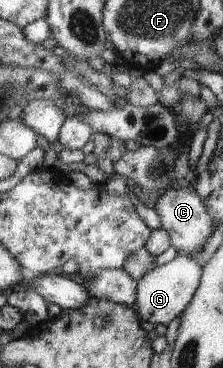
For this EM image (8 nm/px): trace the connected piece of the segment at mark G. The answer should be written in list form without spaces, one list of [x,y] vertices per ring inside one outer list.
[[[179,254],[174,260],[163,266],[156,266],[145,277],[137,281],[135,304],[139,310],[139,318],[153,325],[169,325],[172,320],[186,311],[194,300],[201,282],[203,266],[197,264],[191,255]]]

